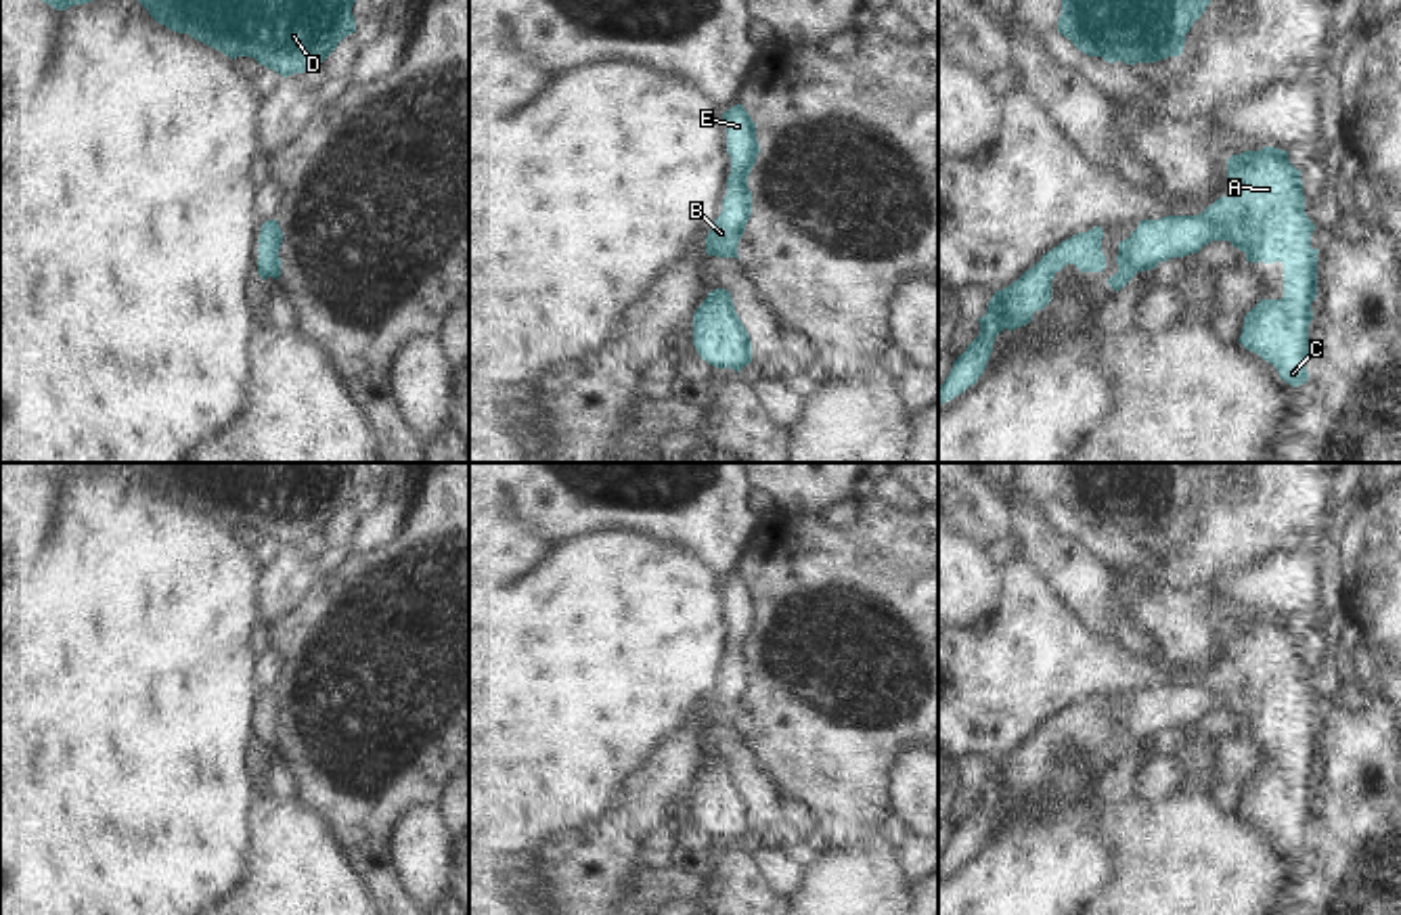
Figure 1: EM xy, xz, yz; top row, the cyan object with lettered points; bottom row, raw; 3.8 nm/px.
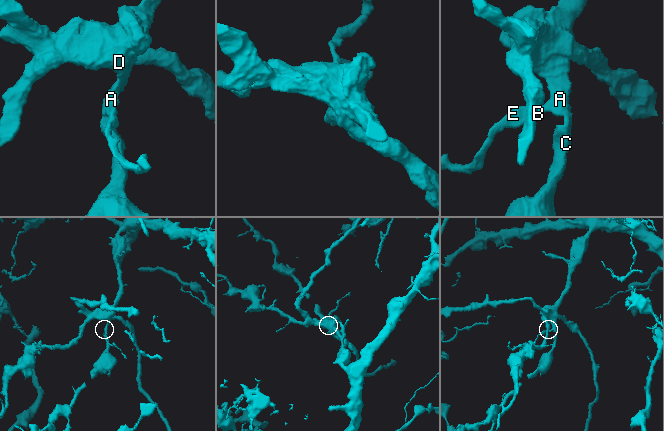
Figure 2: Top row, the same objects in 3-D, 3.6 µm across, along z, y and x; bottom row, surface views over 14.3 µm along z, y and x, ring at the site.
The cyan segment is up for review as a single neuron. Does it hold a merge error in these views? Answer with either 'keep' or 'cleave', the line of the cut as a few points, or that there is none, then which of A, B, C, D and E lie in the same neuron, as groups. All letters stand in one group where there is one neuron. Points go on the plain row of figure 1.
keep; no cut; A B C D E

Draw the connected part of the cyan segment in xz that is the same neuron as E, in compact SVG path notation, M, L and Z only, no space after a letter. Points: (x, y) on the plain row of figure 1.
M735 574L722 582L727 595L727 622L731 626L731 643L727 647L727 664L722 680L710 695L706 706L706 722L716 727L737 727L737 714L752 683L752 662L748 645L760 622L756 609L756 593L743 578Z

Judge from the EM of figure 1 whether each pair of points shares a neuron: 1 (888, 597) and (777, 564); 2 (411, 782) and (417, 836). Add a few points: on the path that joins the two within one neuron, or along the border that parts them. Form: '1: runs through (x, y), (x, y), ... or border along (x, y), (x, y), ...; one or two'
1: runs through (861, 597), (828, 597), (805, 574); one
2: border along (436, 800), (405, 815), (396, 830), (396, 855); two

